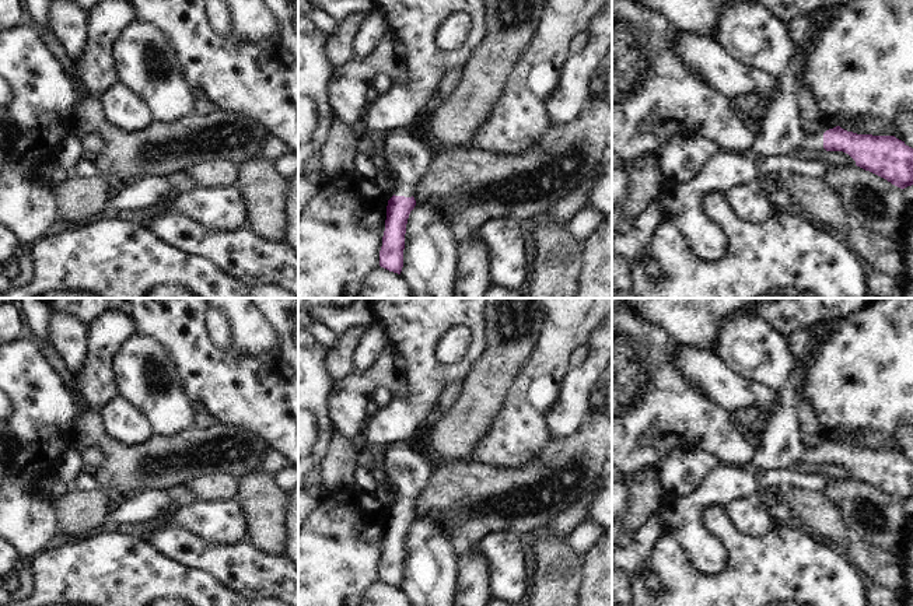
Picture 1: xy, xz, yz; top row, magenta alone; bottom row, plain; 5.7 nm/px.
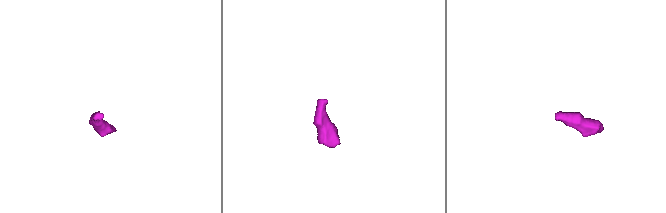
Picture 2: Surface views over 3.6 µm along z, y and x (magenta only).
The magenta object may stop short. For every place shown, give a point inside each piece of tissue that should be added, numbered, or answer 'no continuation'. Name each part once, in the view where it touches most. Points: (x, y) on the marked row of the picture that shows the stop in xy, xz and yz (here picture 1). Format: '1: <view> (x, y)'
1: xz (406, 160)

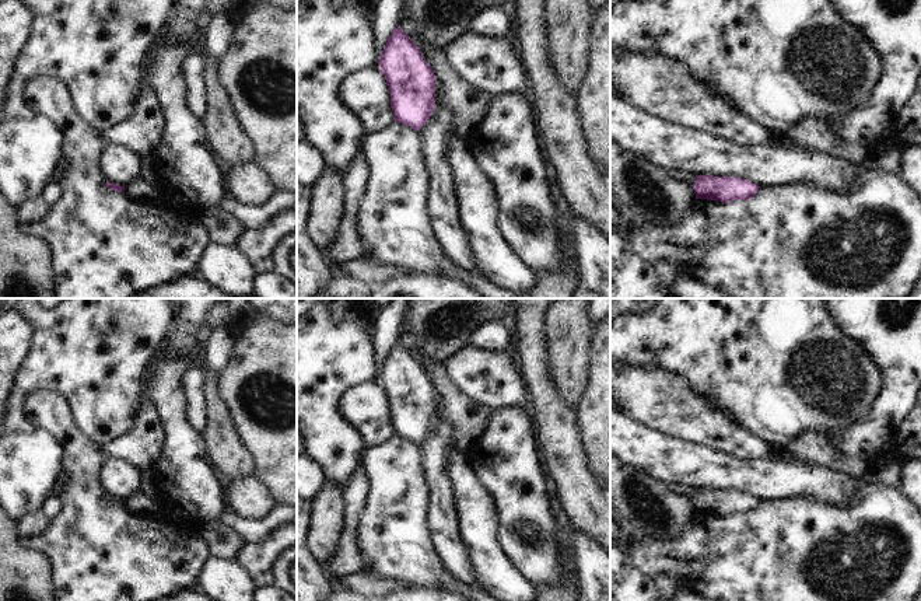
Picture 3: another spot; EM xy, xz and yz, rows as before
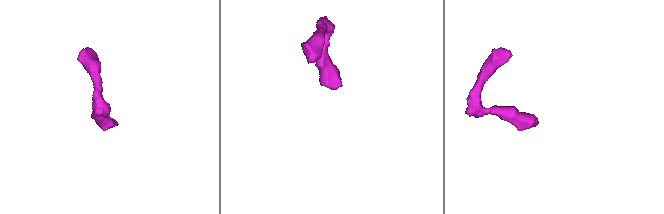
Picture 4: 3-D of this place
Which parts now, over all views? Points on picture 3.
no continuation

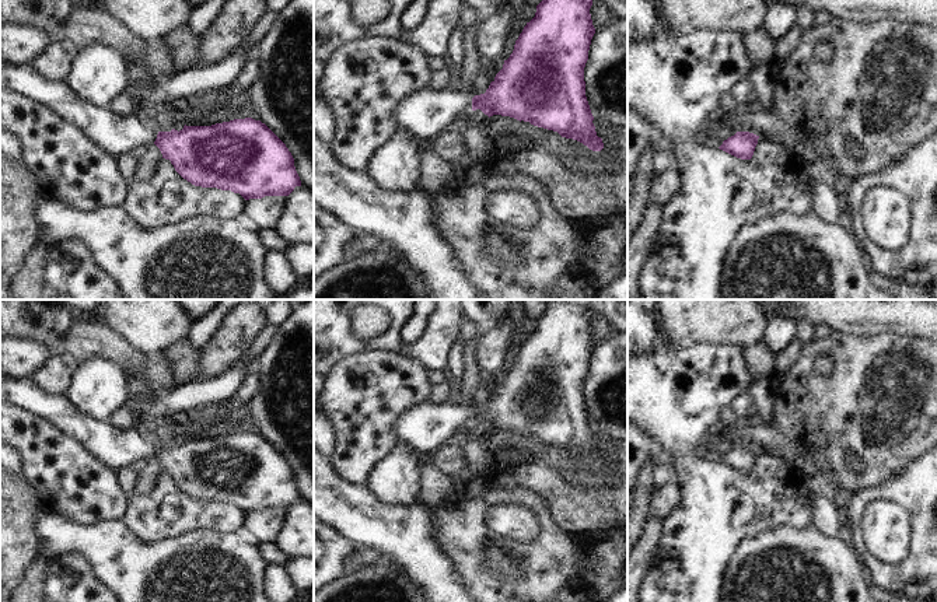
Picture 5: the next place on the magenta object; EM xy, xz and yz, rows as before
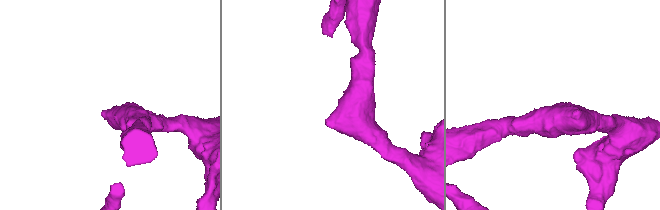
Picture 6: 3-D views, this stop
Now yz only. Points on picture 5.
no continuation

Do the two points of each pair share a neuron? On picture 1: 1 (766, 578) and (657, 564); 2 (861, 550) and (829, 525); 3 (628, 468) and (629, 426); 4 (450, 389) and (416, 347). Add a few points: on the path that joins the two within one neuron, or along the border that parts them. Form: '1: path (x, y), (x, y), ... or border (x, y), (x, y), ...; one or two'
1: path (740, 584), (689, 584), (684, 578); one
2: border (852, 538), (846, 546); two
3: path (629, 458), (629, 435); one
4: border (462, 379), (450, 382), (441, 391), (434, 405); two

